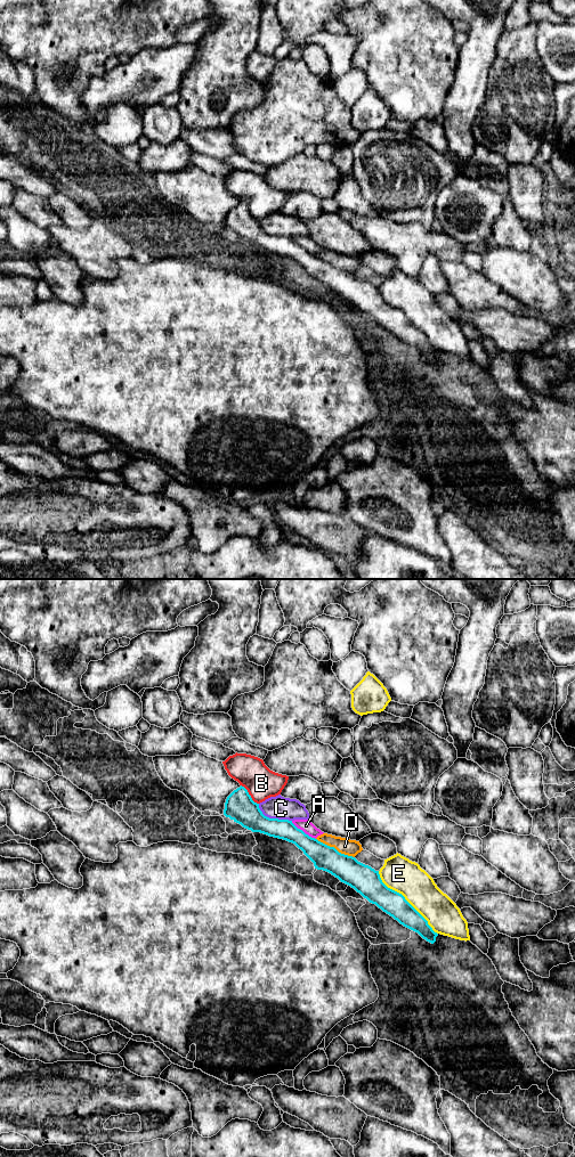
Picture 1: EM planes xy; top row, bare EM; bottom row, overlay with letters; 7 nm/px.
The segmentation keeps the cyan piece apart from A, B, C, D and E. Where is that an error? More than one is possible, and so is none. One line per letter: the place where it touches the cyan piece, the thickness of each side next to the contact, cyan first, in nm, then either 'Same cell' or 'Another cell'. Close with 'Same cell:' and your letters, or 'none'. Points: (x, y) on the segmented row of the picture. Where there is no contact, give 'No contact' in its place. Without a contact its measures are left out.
A: Touches cyan at xy (302, 831). Thickness 180 nm (cyan) against 90 nm. Another cell
B: Touches cyan at xy (249, 795). Thickness 200 nm (cyan) against 220 nm. Another cell
C: Touches cyan at xy (273, 819). Thickness 200 nm (cyan) against 160 nm. Another cell
D: Touches cyan at xy (334, 848). Thickness 190 nm (cyan) against 110 nm. Another cell
E: Touches cyan at xy (405, 899). Thickness 170 nm (cyan) against 240 nm. Another cell
Same cell: none

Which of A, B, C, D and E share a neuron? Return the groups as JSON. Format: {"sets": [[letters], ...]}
{"sets": [["A", "D"], ["B"], ["C"], ["E"]]}

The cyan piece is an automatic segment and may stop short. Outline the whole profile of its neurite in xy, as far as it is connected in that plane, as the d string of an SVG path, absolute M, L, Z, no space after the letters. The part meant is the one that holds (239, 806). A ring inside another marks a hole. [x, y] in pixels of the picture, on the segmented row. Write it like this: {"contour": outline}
{"contour": "M241 785L227 797L224 815L252 832L294 844L314 863L315 869L326 871L350 886L370 903L375 904L404 927L418 932L427 942L436 942L438 934L402 894L382 882L379 871L309 837L292 821L265 816L259 804L252 800L244 787Z"}

